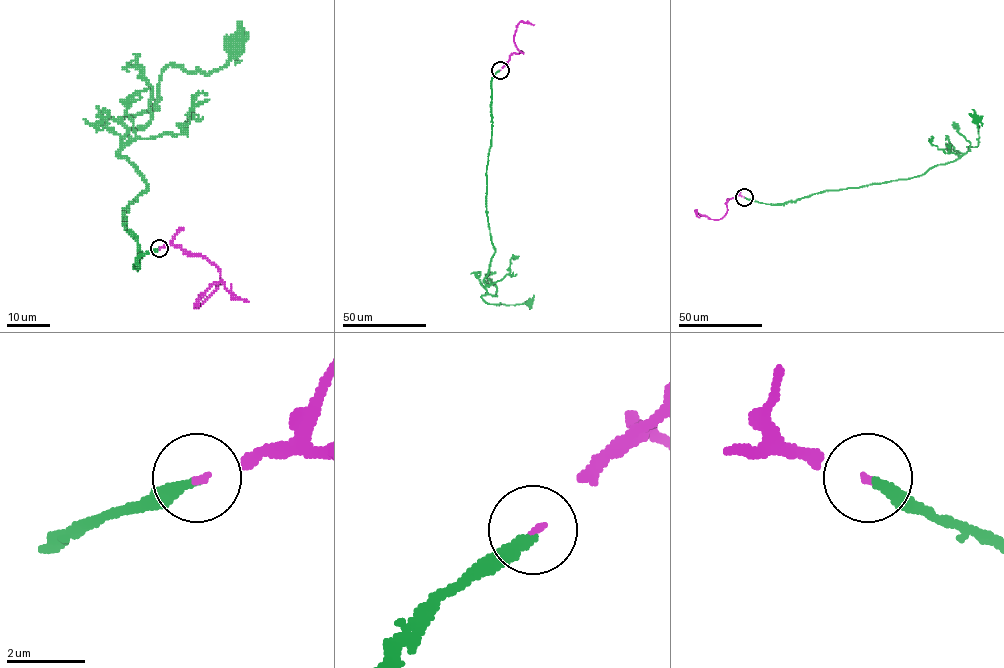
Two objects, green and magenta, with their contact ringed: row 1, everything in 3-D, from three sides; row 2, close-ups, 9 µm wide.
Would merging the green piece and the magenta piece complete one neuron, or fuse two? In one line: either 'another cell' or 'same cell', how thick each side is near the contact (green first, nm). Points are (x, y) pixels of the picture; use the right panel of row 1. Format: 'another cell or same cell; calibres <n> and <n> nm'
same cell; calibres 280 and 120 nm

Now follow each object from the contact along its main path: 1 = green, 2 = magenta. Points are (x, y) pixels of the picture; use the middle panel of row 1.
1: (499, 70), (491, 80), (486, 169), (494, 254), (481, 297), (499, 305), (529, 302)
2: (499, 69), (512, 53), (523, 53), (514, 40), (516, 26), (520, 22), (534, 25)

